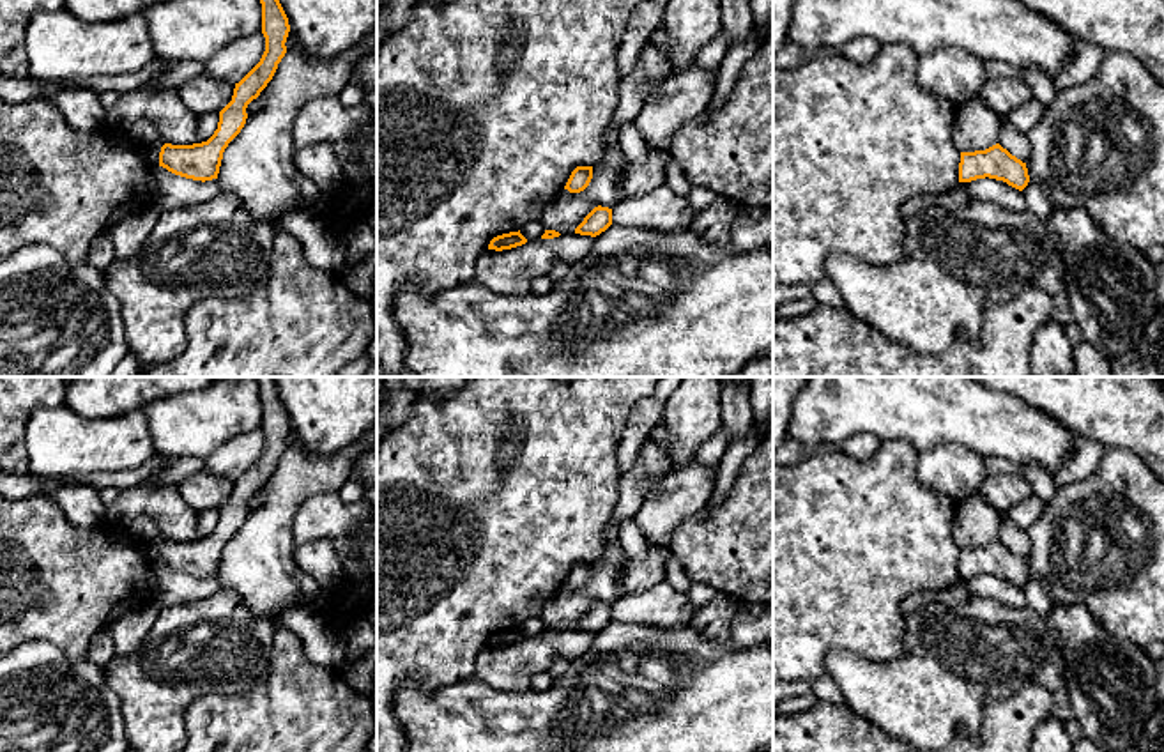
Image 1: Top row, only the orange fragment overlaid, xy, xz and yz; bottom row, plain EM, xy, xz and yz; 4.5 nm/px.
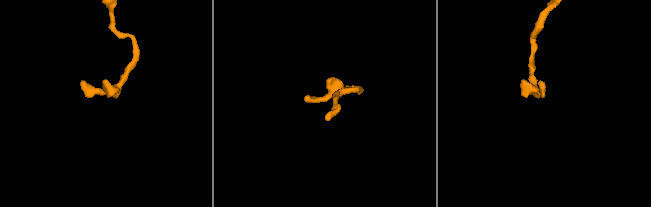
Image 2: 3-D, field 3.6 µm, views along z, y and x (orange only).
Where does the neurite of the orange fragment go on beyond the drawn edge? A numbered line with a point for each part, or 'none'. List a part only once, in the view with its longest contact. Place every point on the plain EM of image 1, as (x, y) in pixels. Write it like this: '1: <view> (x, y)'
none

